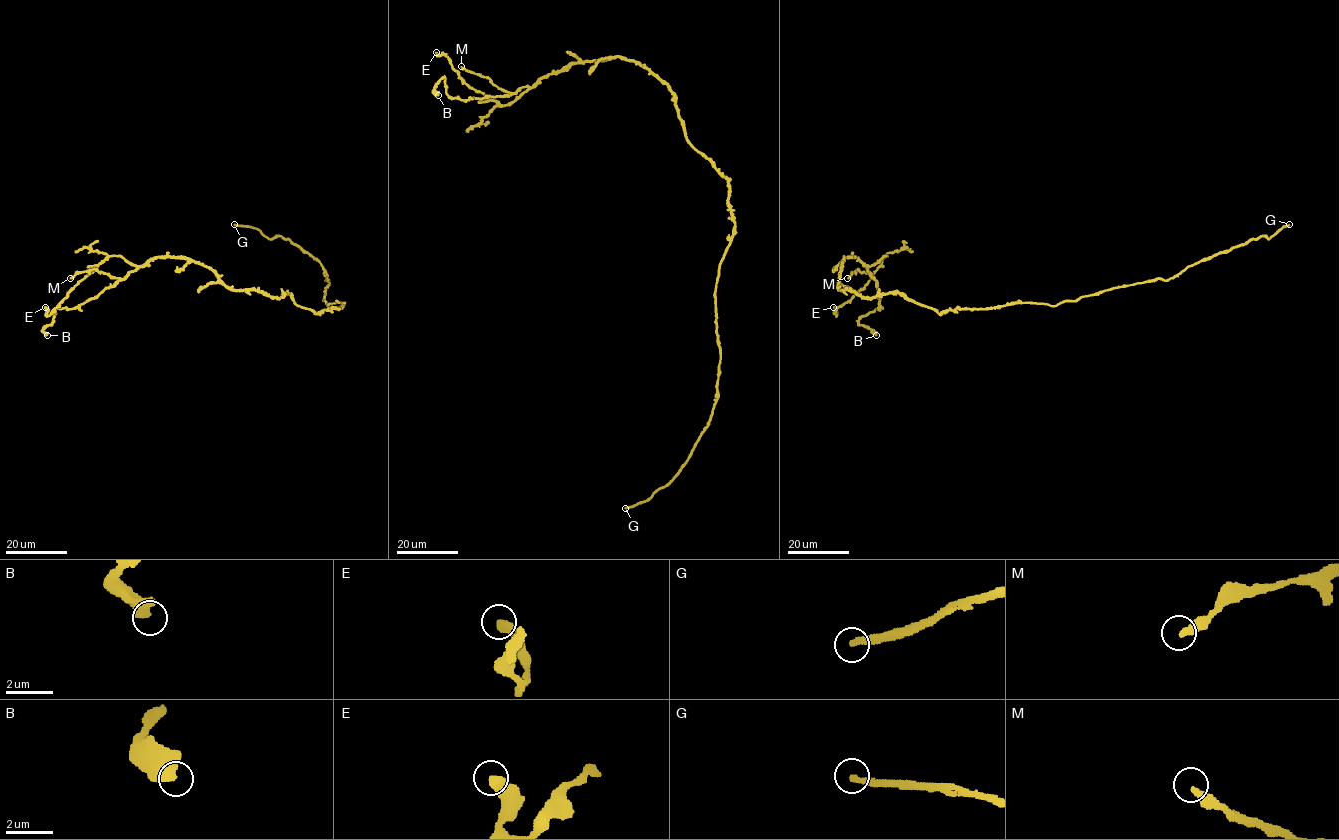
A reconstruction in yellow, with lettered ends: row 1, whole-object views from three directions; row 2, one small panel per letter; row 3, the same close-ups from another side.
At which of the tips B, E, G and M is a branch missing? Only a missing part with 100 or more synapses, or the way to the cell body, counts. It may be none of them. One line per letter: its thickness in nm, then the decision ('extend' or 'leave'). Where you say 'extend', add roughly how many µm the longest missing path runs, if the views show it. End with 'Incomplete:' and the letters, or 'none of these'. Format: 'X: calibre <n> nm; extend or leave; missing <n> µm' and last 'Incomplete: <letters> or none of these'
B: calibre 440 nm; leave
E: calibre 380 nm; leave
G: calibre 280 nm; extend; missing 110 µm
M: calibre 320 nm; leave
Incomplete: G

